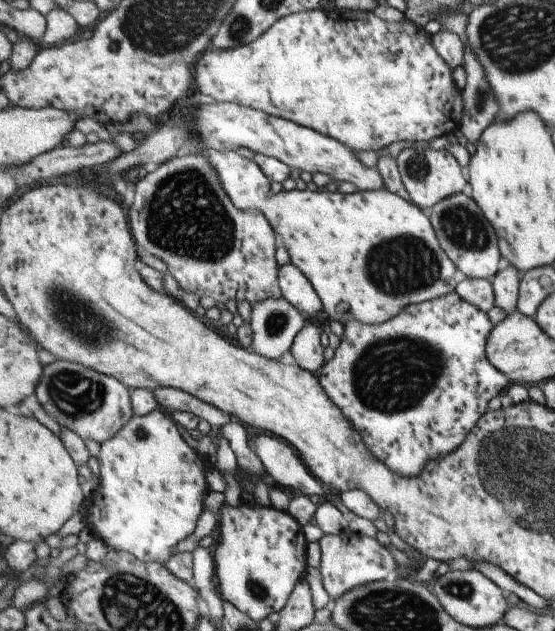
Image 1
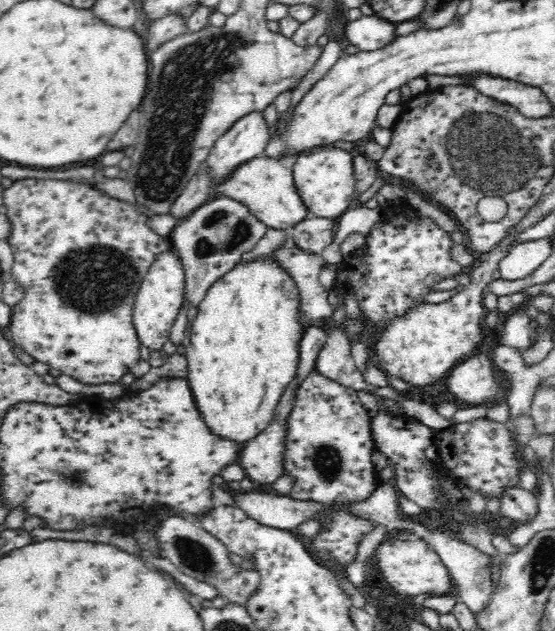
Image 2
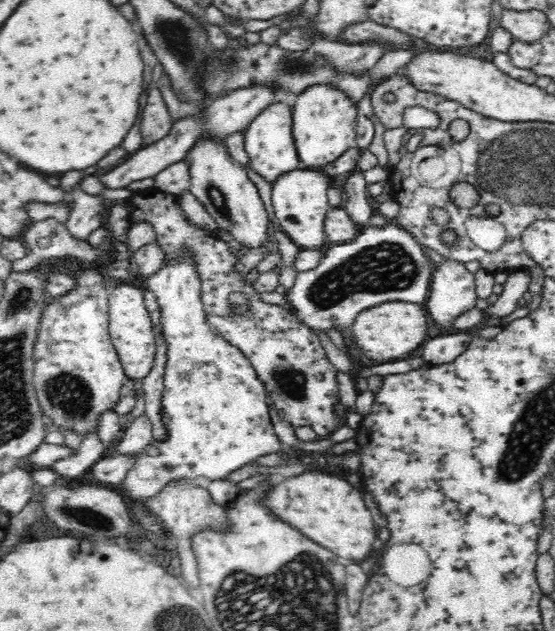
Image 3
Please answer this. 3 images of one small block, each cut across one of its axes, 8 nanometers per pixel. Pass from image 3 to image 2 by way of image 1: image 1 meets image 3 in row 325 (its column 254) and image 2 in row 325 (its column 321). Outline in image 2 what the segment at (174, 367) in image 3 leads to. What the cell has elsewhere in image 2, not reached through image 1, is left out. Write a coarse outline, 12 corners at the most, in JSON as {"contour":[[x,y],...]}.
{"contour":[[266,257],[199,302],[198,417],[243,446],[297,373],[292,281]]}

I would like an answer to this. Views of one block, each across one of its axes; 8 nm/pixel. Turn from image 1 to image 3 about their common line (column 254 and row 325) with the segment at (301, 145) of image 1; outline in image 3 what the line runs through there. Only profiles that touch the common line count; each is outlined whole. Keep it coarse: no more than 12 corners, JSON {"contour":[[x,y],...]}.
{"contour":[[144,287],[108,295],[109,340],[126,378],[148,376],[156,339]]}

